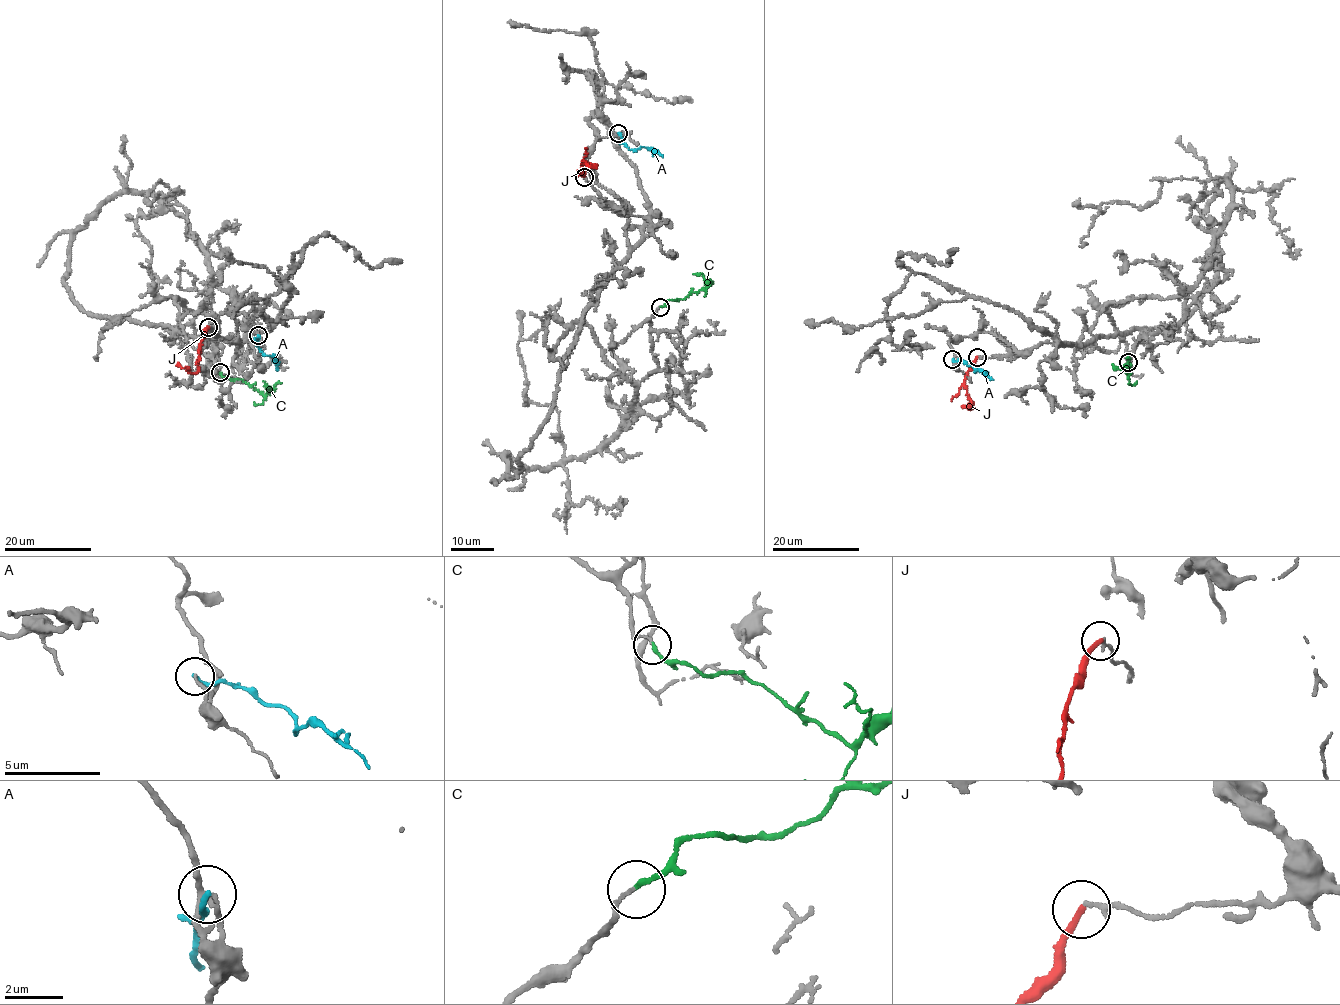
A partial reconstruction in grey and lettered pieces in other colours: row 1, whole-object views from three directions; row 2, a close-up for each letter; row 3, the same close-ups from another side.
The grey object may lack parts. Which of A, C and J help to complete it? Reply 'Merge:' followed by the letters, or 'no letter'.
Merge: C

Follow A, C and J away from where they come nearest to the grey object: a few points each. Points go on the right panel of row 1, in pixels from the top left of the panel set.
A: (952, 359), (962, 361), (973, 367), (975, 372), (980, 371), (992, 380)
C: (1127, 362), (1125, 366), (1129, 363), (1128, 374), (1112, 363)
J: (977, 357), (966, 377), (971, 409), (968, 407), (973, 403)

